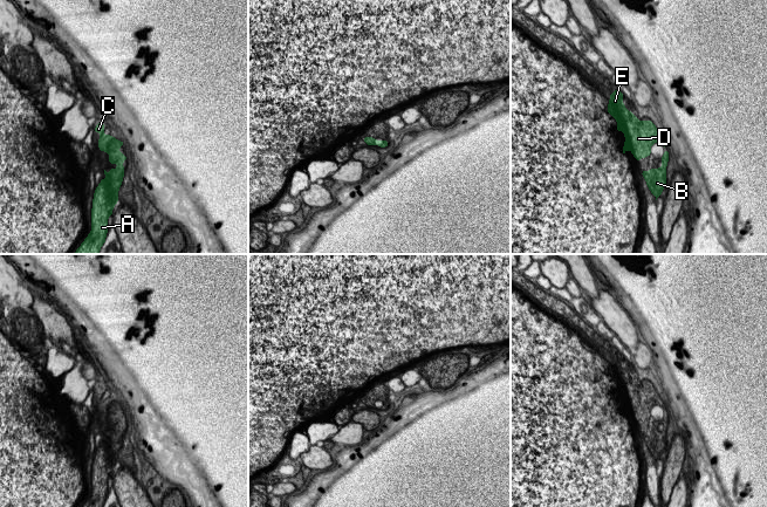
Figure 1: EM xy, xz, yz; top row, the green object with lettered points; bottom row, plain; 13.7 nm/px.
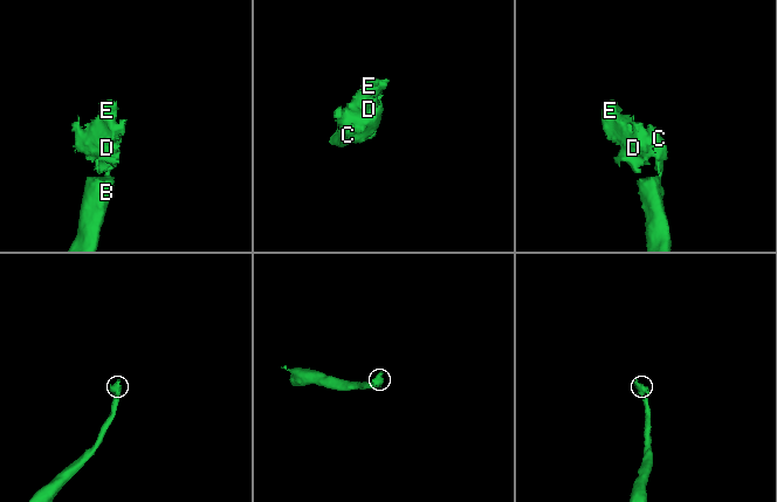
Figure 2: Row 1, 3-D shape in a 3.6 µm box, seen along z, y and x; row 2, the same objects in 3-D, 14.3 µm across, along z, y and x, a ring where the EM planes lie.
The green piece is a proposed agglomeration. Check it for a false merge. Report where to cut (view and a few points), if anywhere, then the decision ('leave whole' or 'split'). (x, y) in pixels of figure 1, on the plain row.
no cut; leave whole

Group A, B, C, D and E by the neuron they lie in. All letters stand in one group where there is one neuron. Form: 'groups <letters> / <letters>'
groups A B C D E

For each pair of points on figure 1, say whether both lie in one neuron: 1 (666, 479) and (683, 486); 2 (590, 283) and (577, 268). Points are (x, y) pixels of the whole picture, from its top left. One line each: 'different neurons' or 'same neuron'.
1: different neurons
2: same neuron

